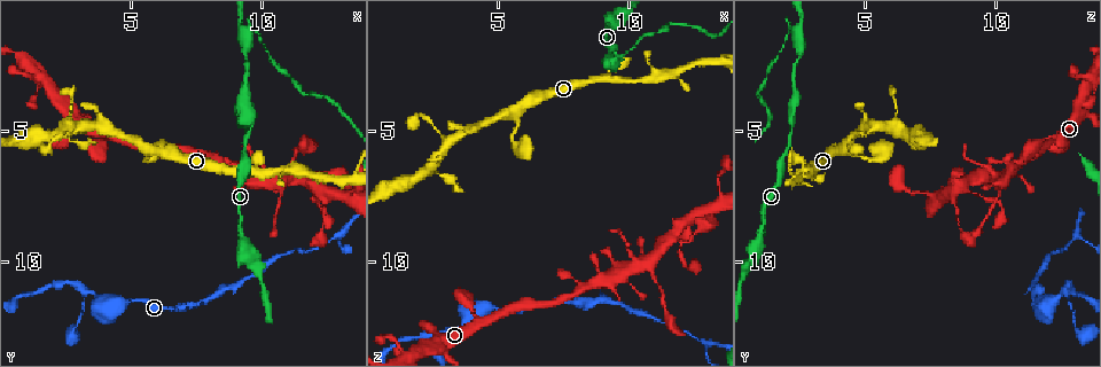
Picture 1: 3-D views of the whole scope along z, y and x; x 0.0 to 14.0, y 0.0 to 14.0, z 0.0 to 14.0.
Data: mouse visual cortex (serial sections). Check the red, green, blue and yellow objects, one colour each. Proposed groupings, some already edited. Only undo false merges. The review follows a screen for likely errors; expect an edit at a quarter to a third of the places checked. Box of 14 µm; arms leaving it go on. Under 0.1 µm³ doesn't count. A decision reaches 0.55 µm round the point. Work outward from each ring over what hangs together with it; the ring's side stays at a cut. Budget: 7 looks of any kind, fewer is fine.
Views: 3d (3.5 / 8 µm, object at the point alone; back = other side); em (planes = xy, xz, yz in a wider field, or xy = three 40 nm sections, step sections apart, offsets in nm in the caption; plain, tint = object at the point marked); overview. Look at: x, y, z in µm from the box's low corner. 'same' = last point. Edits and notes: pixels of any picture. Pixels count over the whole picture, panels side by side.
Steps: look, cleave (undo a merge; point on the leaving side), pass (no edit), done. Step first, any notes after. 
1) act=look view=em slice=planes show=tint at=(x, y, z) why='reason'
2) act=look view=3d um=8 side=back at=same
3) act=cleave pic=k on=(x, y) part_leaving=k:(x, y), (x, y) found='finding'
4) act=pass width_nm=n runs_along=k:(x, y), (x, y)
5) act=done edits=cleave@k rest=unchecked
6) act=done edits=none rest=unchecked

act=look view=3d um=3.5 at=(3.3, 11.1, 12.7) why='sharp bend'

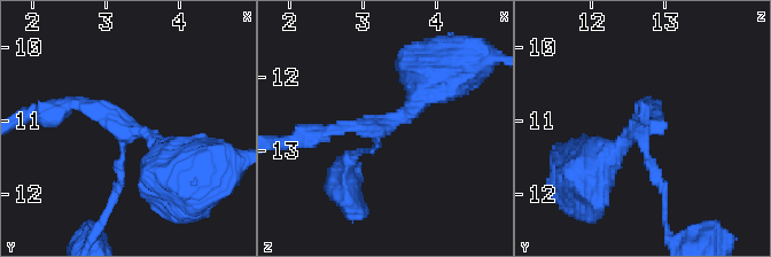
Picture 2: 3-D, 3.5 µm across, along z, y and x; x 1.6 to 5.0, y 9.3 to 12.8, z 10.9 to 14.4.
act=look view=em slice=xy step=2 show=tint at=(3.30, 11.15, 12.65) arms=3 arm_widths_nm=150,150,450

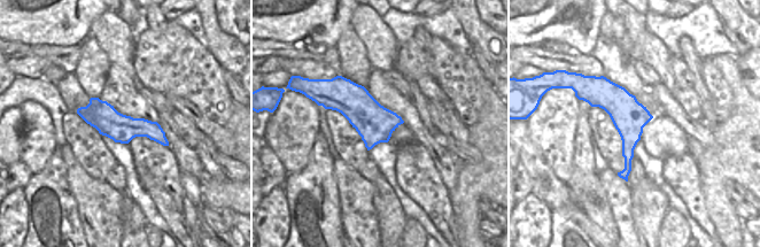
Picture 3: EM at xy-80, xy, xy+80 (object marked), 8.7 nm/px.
act=pass runs_along=3:(80, 110), (164, 141) found='continuous, no second cell'

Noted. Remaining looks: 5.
act=look view=3d um=3.5 at=(2.7, 12.9, 13.4)

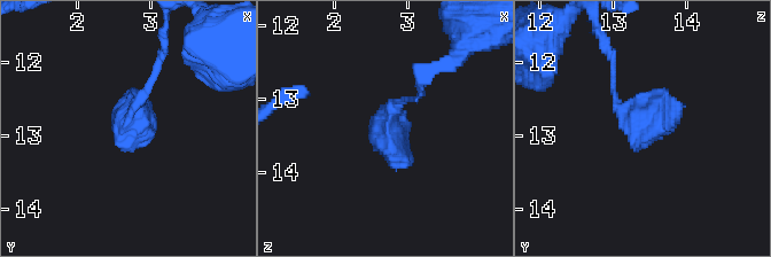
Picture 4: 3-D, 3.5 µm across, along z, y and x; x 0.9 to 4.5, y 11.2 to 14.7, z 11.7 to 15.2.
act=pass runs_along=4:(612, 68), (614, 95), (635, 121), (682, 102) found='one cell here'

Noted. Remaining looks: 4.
act=look view=3d um=3.5 at=(12.9, 9.0, 13.1) why='narrows sharply'

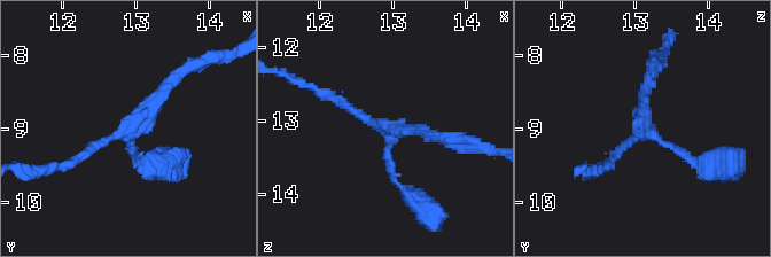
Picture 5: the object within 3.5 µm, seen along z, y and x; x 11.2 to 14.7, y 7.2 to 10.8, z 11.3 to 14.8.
act=look view=em slice=planes show=tint at=(12.90, 9.05, 13.10) arms=3 arm_widths_nm=100,150,150

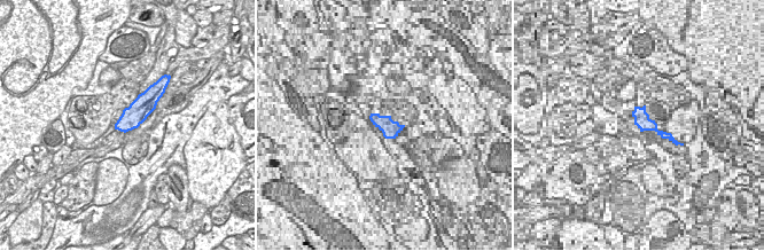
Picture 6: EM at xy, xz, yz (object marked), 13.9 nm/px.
act=pass width_nm=320 runs_along=5:(68, 163), (127, 132), (180, 75) found='one cell here'

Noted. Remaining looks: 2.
act=done edits=none rest=unchecked

